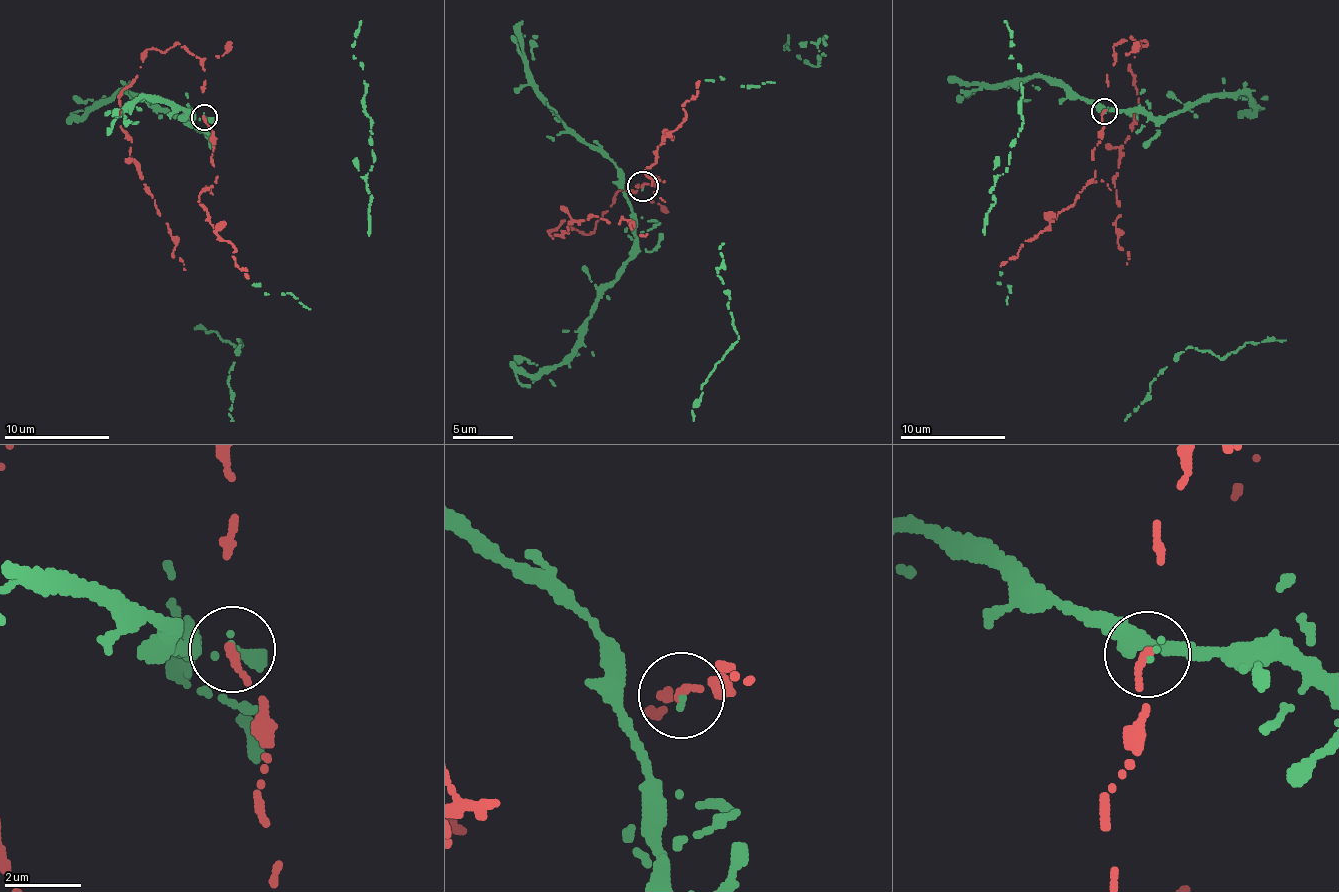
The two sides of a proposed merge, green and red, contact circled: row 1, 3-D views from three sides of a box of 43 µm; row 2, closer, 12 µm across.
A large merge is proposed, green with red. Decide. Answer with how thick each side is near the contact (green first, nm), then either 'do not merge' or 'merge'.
100/240 nm | merge

